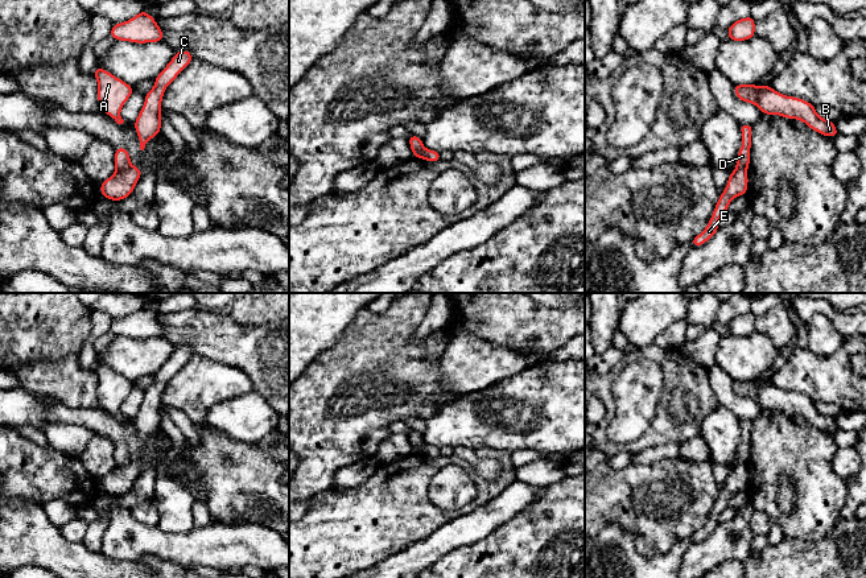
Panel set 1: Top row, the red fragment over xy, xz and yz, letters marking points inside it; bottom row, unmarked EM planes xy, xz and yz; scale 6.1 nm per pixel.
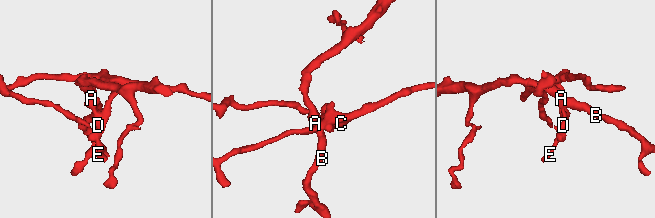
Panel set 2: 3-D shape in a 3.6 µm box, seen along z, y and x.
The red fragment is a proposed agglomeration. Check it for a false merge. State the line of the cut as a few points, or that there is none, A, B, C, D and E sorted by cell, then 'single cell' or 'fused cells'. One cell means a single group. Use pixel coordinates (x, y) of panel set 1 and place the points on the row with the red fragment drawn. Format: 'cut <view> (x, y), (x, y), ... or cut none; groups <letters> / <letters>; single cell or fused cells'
cut xy (131, 166), (116, 172); groups A B D / C E; fused cells

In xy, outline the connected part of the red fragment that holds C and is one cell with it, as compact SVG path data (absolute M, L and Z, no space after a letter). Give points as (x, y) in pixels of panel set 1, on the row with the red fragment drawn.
M189 50L174 53L172 61L154 78L154 87L145 94L144 106L133 123L141 150L144 150L149 140L161 132L161 100L166 87L193 59L193 54Z

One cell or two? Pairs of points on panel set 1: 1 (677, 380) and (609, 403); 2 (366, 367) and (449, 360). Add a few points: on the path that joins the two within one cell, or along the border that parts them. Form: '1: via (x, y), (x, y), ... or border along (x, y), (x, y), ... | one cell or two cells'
1: via (658, 355), (632, 355), (609, 378) | one cell
2: border along (438, 358), (440, 392) | two cells

